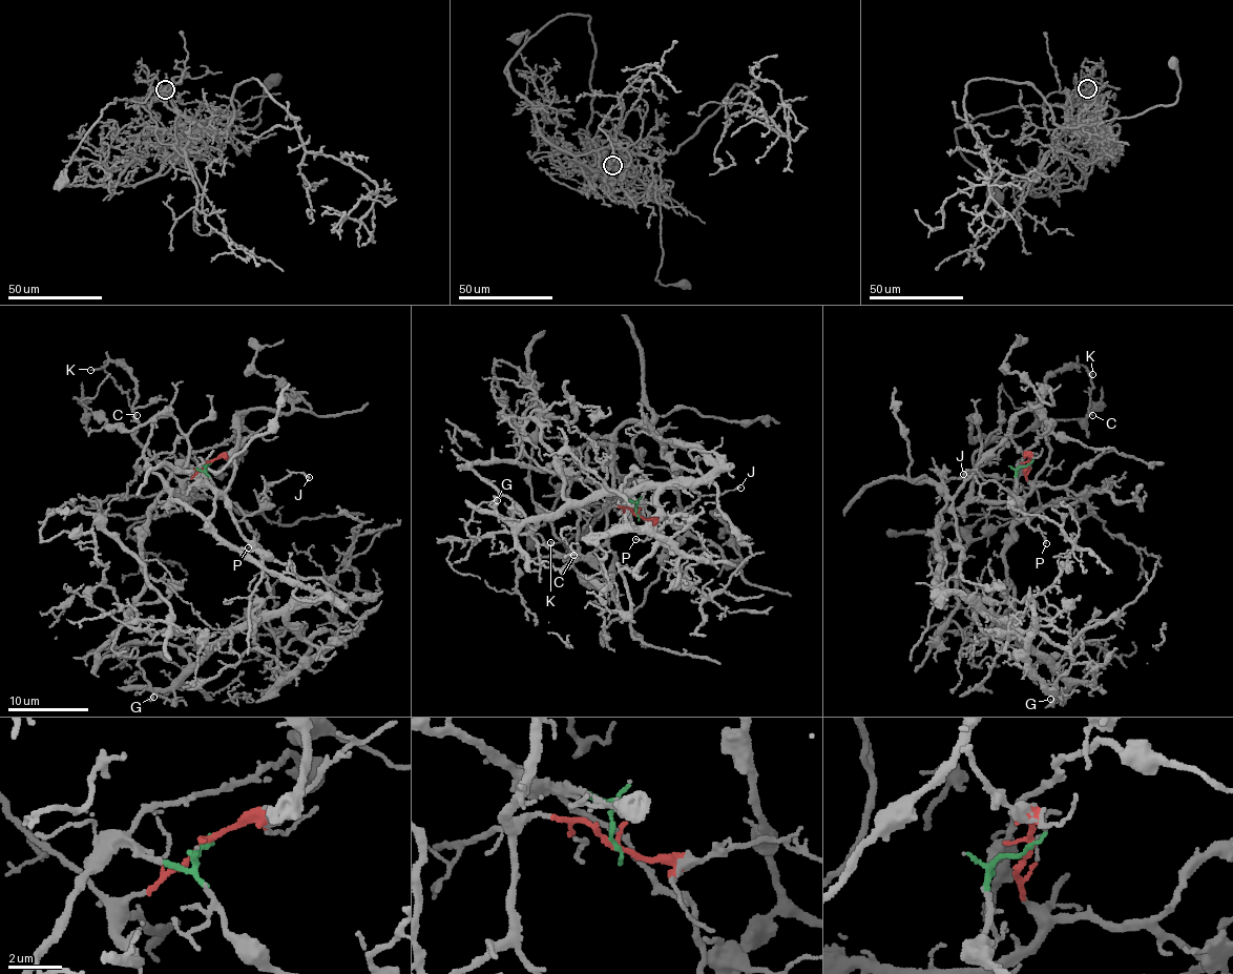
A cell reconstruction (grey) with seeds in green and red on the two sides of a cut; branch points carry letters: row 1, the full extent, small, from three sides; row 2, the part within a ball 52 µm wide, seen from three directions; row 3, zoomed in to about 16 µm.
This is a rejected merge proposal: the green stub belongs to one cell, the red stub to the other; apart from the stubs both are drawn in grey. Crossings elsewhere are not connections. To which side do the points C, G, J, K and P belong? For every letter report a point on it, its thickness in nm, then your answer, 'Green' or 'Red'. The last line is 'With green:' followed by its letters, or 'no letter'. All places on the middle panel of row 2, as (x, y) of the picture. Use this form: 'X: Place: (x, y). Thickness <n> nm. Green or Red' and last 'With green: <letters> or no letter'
C: Place: (573, 555). Thickness 120 nm. Red
G: Place: (497, 500). Thickness 90 nm. Green
J: Place: (740, 488). Thickness 120 nm. Green
K: Place: (550, 542). Thickness 110 nm. Red
P: Place: (635, 539). Thickness 130 nm. Green
With green: G, J, P

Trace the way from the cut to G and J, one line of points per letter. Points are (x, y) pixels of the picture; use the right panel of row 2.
G: (1028, 464), (1012, 485), (1005, 578), (1023, 658), (1046, 663), (1059, 700), (1050, 700)
J: (1028, 464), (1017, 471), (1014, 492), (1023, 512), (1020, 502), (1005, 490), (974, 470), (967, 469), (962, 474)

